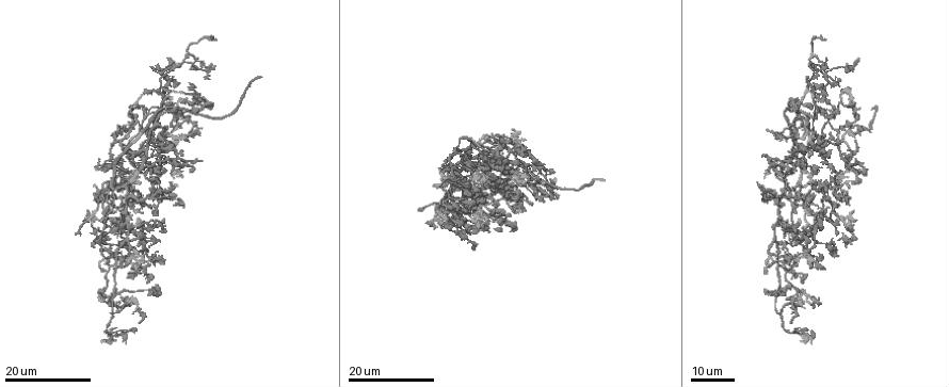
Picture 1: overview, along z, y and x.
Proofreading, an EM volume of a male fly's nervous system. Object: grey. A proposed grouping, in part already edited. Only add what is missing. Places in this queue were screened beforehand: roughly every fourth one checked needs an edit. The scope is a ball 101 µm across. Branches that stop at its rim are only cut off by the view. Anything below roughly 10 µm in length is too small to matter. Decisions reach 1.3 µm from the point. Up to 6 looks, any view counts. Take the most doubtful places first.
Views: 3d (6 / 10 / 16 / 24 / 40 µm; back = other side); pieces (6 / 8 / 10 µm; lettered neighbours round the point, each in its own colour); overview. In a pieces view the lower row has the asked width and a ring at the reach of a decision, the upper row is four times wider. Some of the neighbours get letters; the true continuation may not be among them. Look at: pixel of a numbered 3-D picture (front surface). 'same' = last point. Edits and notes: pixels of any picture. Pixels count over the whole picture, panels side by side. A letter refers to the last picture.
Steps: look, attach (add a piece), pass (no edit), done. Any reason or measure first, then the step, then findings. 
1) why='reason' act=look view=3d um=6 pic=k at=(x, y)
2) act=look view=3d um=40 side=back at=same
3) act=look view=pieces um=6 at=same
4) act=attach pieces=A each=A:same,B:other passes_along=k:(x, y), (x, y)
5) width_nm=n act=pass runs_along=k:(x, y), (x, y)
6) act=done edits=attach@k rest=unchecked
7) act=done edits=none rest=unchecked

act=look view=3d um=24 pic=1 at=(125, 267)

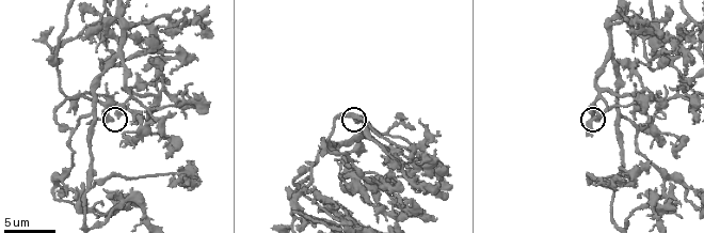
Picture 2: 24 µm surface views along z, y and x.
act=look view=pieces um=8 pic=2 at=(119, 115)

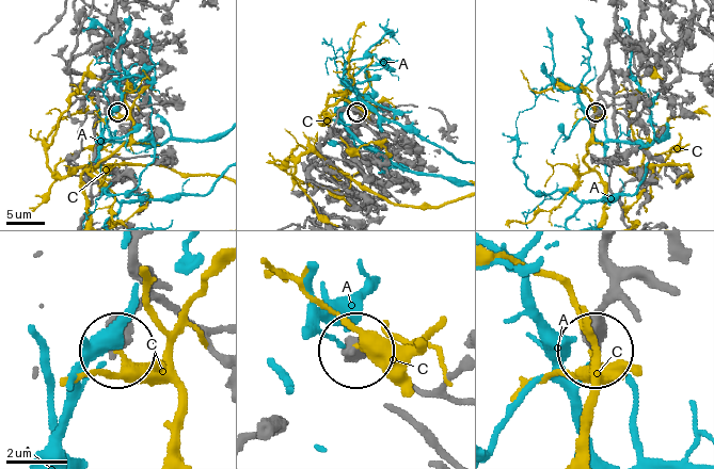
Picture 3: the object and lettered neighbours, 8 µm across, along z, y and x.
act=pass each=A:other,C:other found='no lettered piece goes on from it'

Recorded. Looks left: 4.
act=look view=3d um=24 pic=1 at=(832, 213)

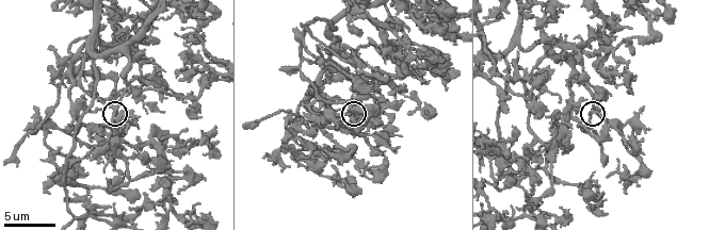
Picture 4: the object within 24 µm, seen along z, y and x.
why='zoom in' act=look view=3d um=10 pic=4 at=(591, 110)

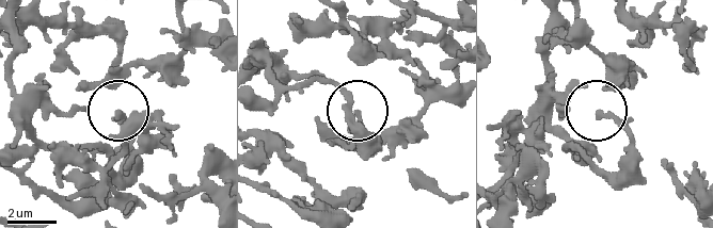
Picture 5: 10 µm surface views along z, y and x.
act=look view=pieces um=6 pic=5 at=(598, 112)

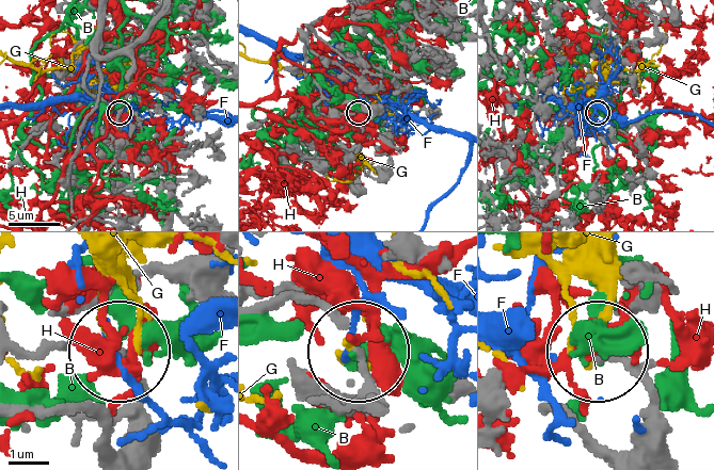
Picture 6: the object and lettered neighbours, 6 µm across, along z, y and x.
act=pass each=B:other,F:other,G:other,H:other runs_along=6:(376, 404), (359, 350) found='none of them fits'

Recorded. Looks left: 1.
why='branch stops here' act=look view=pieces um=6 pic=4 at=(162, 18)

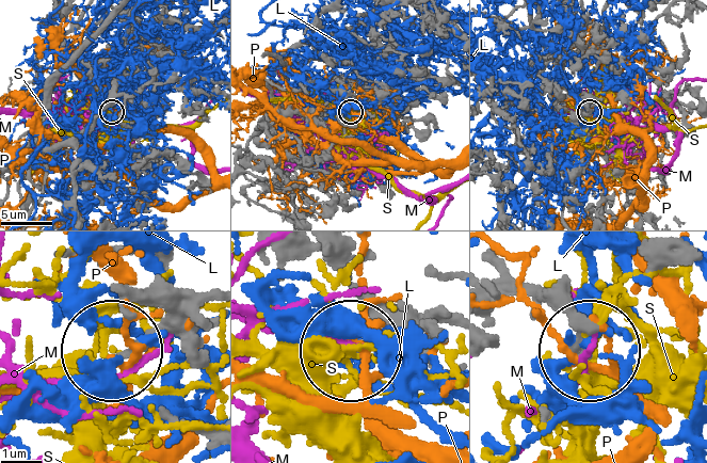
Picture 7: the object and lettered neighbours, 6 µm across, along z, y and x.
width_nm=190 act=pass each=L:other,M:other,P:other,S:other found='no lettered piece goes on from it'

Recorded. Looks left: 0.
act=done edits=none rest=unchecked

